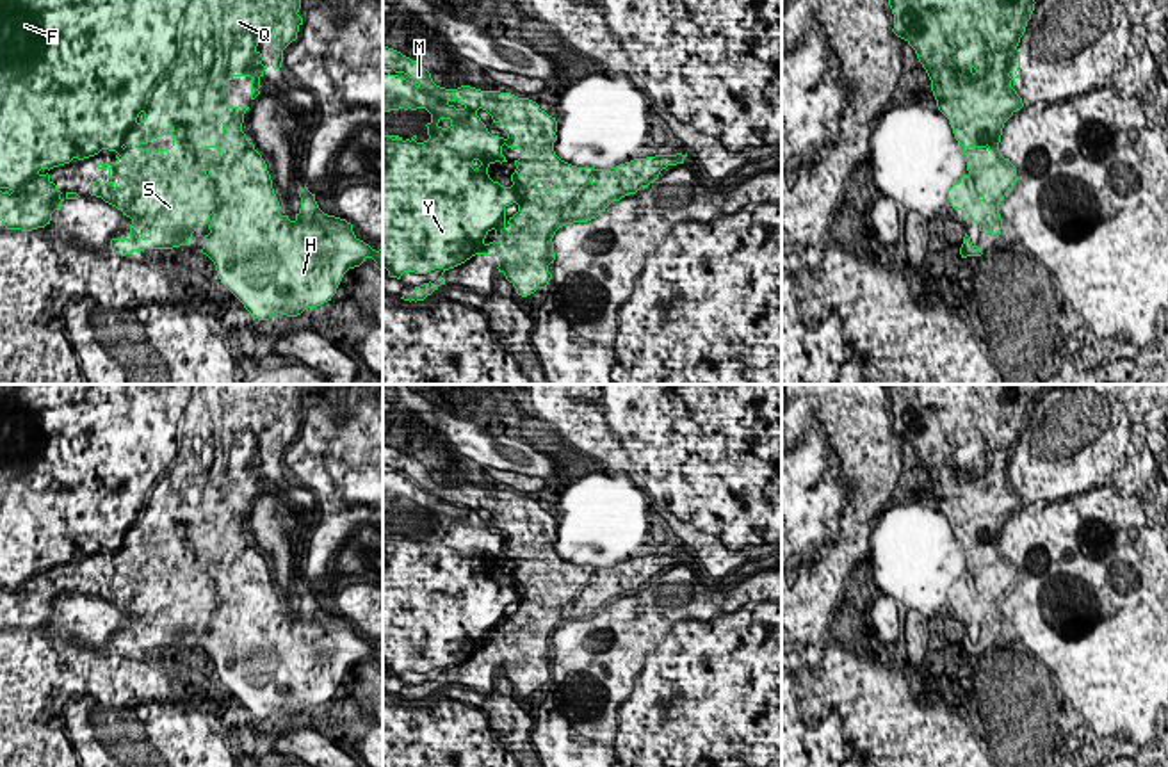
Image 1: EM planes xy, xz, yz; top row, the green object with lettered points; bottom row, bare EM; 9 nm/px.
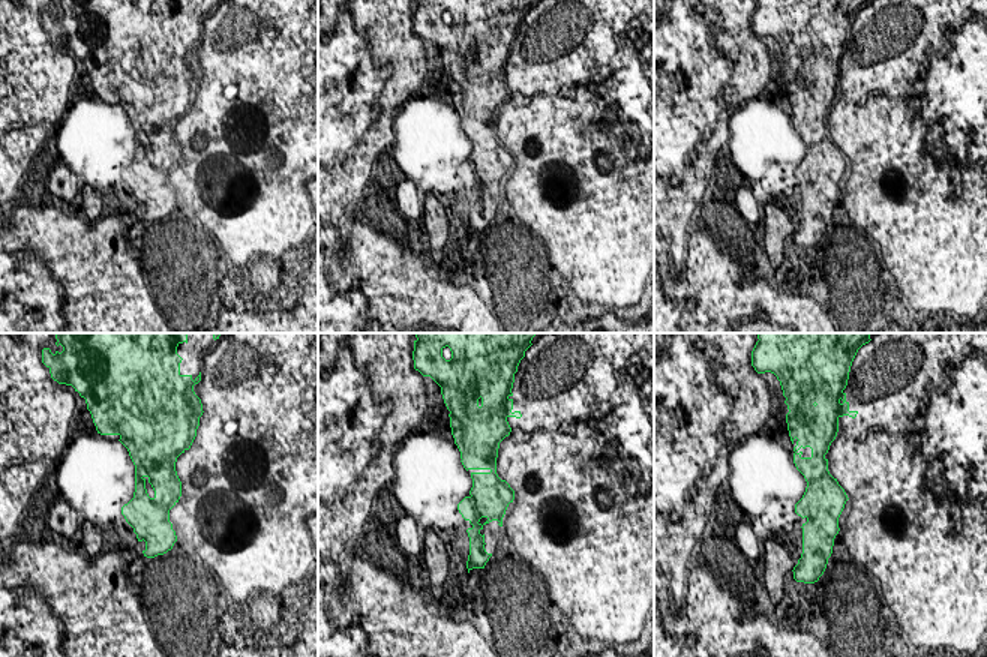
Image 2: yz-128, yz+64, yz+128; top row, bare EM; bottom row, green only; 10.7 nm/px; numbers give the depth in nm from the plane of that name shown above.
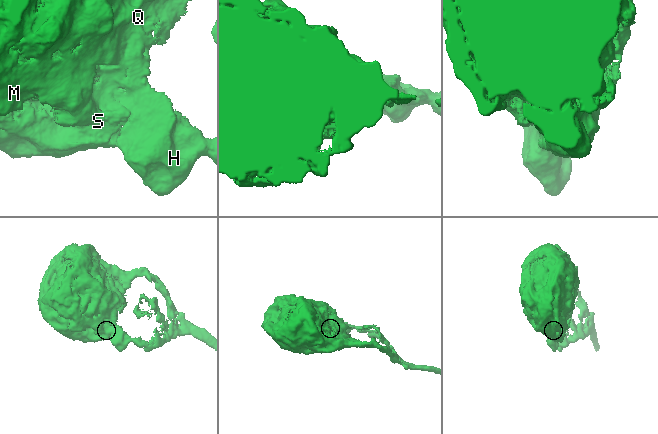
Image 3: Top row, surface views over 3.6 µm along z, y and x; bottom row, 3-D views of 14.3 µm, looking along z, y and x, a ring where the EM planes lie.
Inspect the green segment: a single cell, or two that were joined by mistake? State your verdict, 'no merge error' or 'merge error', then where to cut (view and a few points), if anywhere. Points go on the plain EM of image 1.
no merge error; cut none

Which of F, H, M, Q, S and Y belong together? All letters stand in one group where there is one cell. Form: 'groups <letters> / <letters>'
groups F H M Q S Y

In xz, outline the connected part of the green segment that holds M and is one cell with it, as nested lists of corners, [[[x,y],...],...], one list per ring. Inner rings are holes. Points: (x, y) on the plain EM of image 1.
[[[383,445],[383,513],[399,507],[426,507],[431,513],[429,537],[417,541],[417,534],[402,537],[383,534],[383,666],[390,676],[404,671],[427,673],[434,667],[454,667],[475,653],[499,657],[499,671],[527,696],[547,687],[554,662],[554,634],[573,621],[596,618],[612,600],[636,593],[655,580],[668,564],[684,562],[687,555],[655,553],[634,557],[611,568],[577,566],[561,559],[554,550],[557,520],[529,497],[511,491],[481,489],[470,484],[445,488],[433,480],[420,459]],[[486,509],[493,521],[500,521],[507,536],[491,534],[477,514]],[[502,545],[518,546],[511,585],[493,580],[488,566],[507,561]]]

